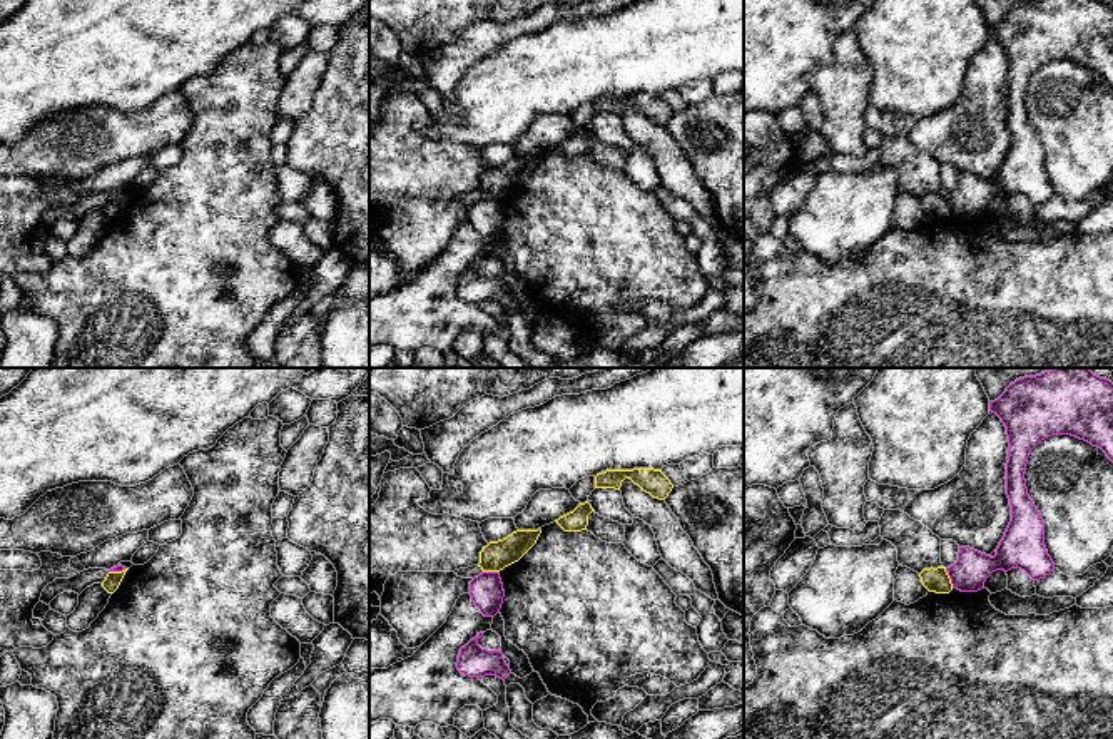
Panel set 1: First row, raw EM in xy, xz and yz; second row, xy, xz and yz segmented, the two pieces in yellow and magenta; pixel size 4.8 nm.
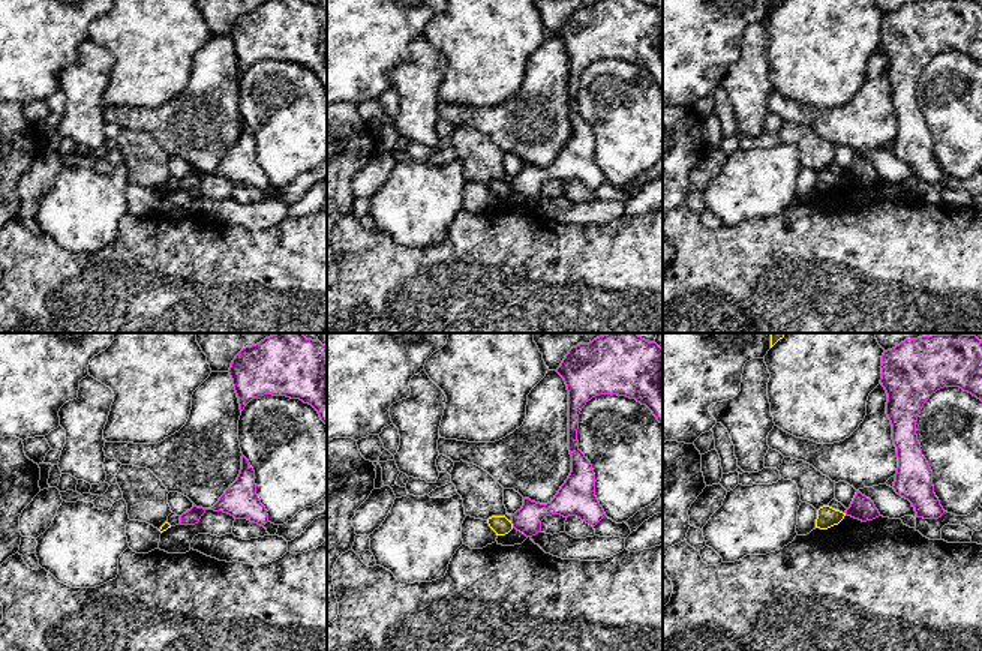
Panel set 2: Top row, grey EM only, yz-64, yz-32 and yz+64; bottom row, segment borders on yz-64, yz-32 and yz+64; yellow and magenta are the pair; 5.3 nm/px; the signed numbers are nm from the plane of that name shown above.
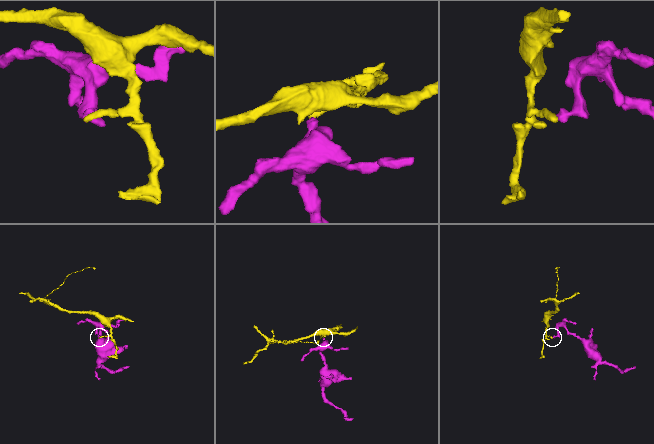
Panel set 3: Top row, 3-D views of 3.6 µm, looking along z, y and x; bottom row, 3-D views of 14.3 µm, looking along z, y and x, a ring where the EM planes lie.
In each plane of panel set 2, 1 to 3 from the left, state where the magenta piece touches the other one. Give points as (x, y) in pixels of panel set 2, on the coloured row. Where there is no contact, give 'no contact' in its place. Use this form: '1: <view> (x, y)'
1: no contact
2: yz-32 (511, 524)
3: no contact

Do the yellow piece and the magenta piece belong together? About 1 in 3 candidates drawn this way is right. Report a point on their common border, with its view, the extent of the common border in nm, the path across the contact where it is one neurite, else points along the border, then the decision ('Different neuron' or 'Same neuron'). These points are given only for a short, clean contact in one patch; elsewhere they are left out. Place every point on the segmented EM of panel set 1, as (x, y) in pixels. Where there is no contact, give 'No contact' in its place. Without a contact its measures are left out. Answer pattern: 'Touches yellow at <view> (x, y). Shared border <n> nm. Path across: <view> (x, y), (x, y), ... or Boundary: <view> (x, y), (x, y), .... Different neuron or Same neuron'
Touches yellow at yz (950, 579). Shared border 100 nm. Boundary: yz (945, 569), (953, 587). Different neuron

